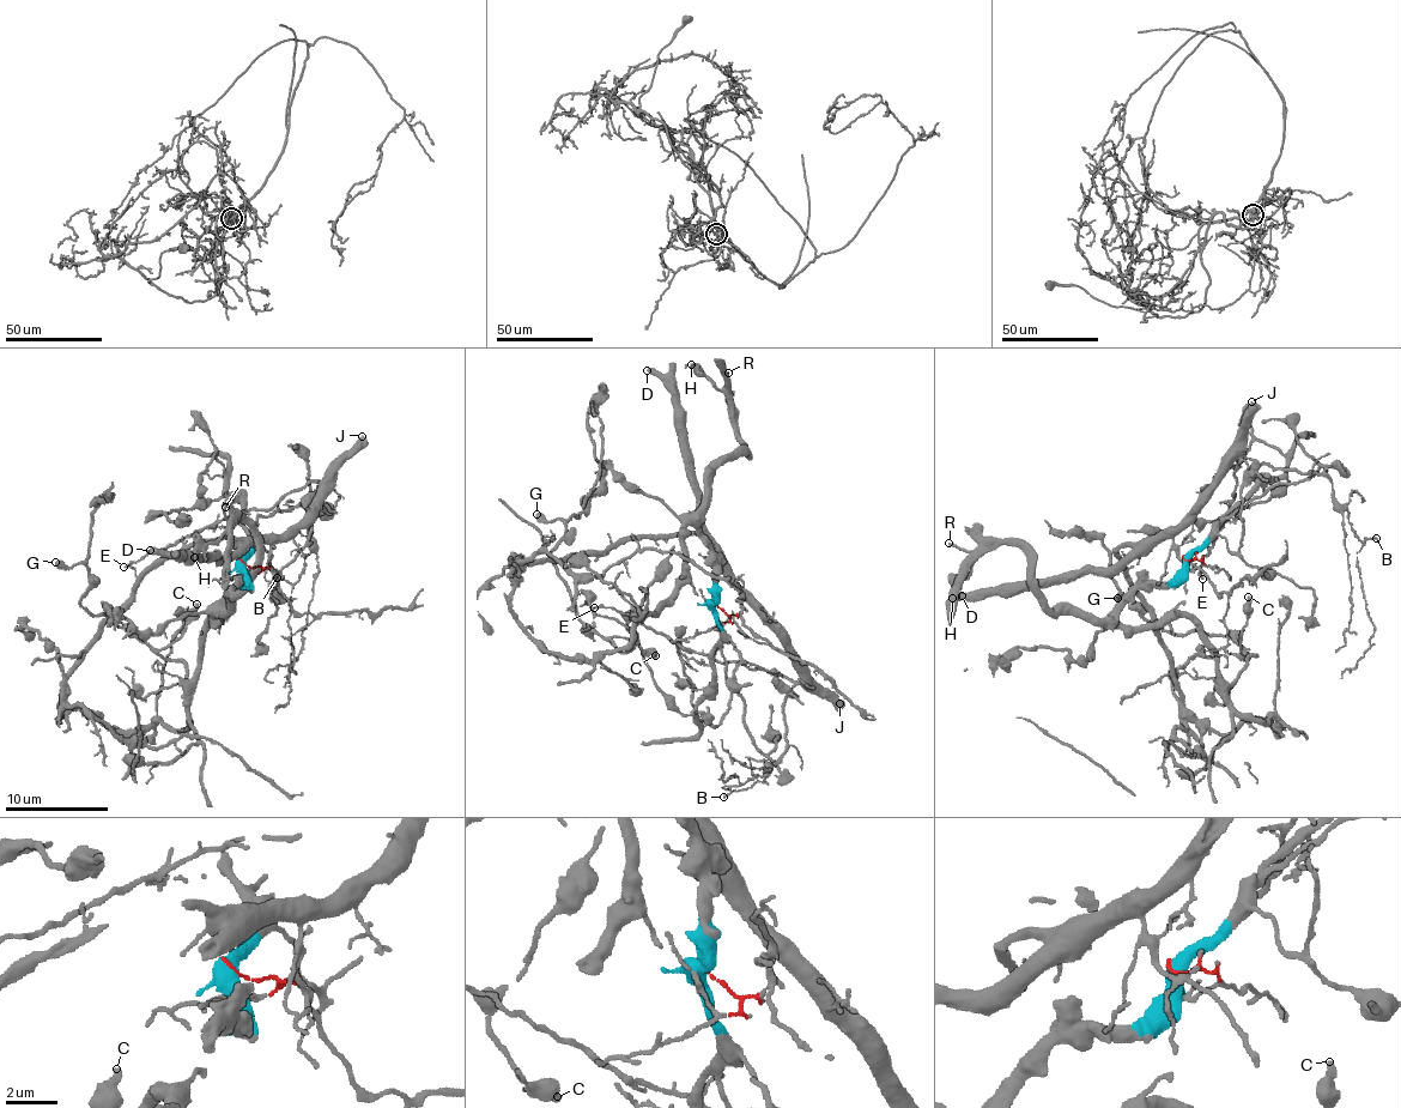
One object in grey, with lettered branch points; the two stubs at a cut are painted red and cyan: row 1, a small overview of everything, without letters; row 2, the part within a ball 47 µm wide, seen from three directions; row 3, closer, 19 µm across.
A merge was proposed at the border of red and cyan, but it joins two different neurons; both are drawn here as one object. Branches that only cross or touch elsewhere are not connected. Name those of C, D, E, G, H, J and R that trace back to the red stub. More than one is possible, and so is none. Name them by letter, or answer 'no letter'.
D, E, J

